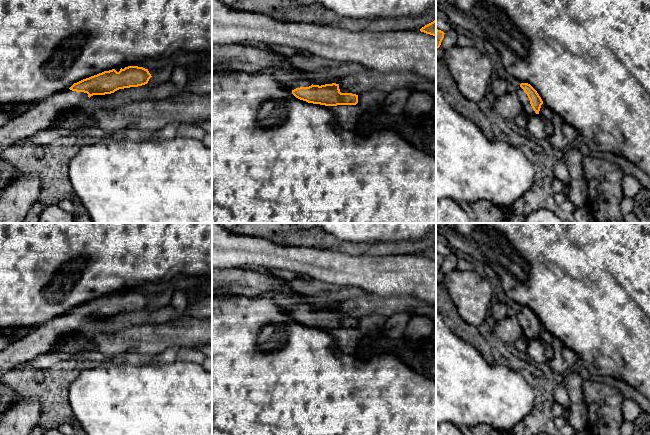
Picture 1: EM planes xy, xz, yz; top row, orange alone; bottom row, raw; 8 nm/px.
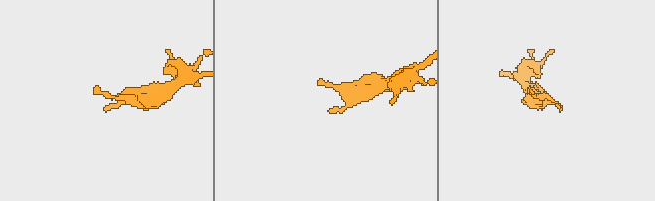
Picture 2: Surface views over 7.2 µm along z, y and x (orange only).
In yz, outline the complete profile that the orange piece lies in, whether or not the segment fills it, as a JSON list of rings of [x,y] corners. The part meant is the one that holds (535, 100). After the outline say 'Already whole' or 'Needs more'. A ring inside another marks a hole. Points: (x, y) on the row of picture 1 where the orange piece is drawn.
[[[521,83],[517,94],[527,116],[539,114],[543,101],[537,91],[528,83]]]. Needs more

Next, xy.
[[[128,66],[119,72],[112,69],[83,79],[65,91],[38,101],[0,127],[0,155],[20,140],[51,128],[64,113],[84,108],[91,96],[142,86],[151,77],[148,69],[143,67]]]. Needs more

